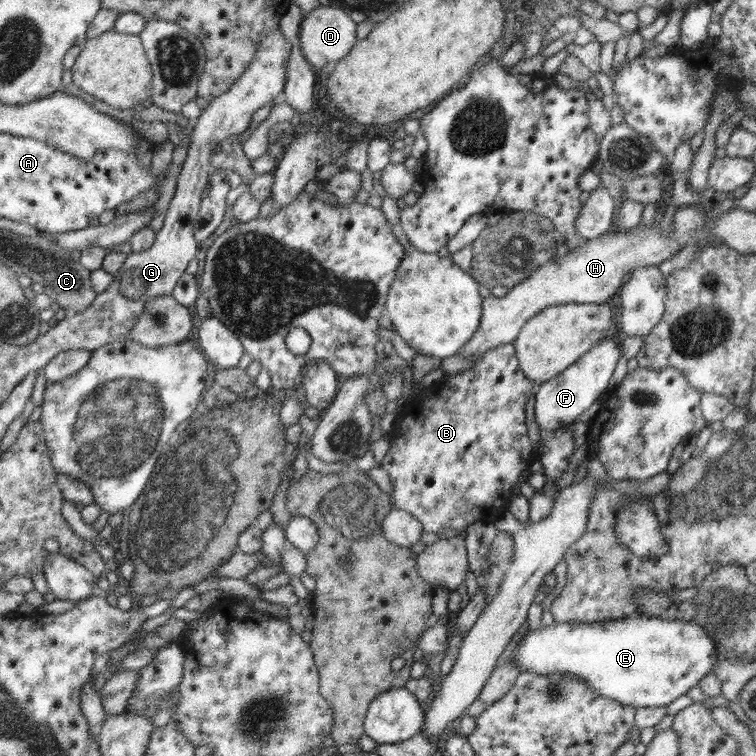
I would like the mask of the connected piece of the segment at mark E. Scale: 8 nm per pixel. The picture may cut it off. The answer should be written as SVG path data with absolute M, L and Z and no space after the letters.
M634 614L624 619L582 624L546 620L541 630L528 630L514 656L519 672L562 673L582 679L598 696L638 707L667 707L711 672L717 650L694 621L678 622Z

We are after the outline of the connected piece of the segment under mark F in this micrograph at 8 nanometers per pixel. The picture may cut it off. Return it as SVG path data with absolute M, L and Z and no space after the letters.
M609 334L558 376L540 384L535 395L535 421L543 433L571 424L592 403L598 402L598 398L608 388L620 358L619 346L616 338Z

